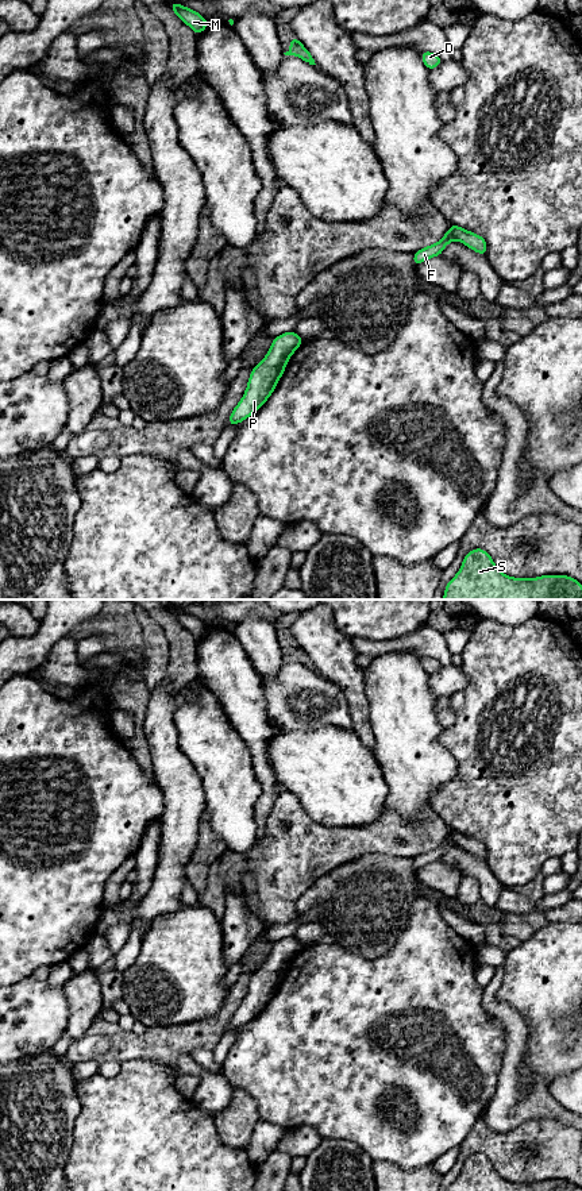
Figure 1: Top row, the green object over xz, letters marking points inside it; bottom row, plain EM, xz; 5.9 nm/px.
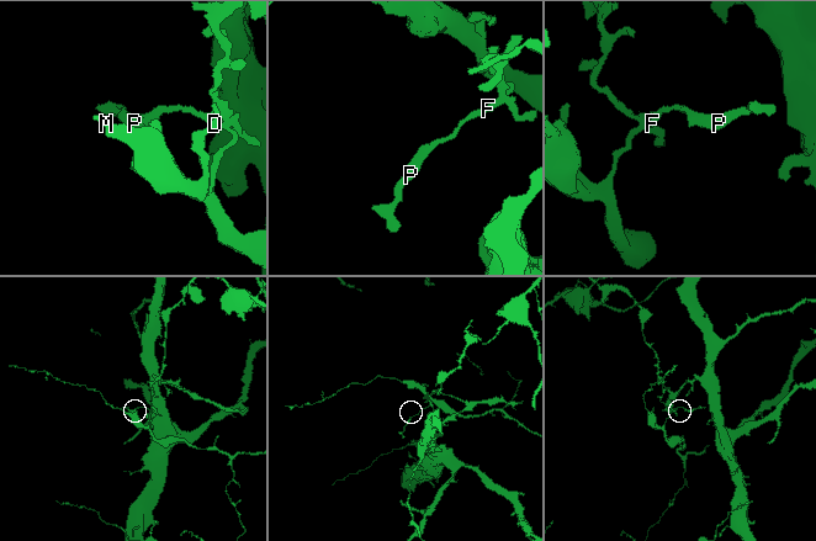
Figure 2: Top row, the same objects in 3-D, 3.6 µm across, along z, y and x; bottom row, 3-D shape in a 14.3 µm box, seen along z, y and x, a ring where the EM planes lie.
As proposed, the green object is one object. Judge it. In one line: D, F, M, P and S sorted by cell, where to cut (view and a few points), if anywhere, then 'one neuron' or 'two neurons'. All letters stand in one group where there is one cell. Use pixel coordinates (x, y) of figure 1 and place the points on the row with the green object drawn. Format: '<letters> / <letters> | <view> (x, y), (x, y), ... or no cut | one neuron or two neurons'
D F M P / S | xz (450, 228), (457, 238) | two neurons

